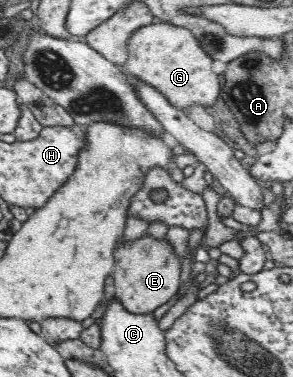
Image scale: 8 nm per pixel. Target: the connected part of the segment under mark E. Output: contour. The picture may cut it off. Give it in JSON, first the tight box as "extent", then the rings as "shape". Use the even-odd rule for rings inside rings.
{"extent":[112,233,182,313],"shape":[[[147,233],[134,240],[123,240],[113,247],[115,267],[112,271],[115,296],[131,313],[149,313],[170,299],[179,289],[182,262],[164,235],[156,238]]]}

